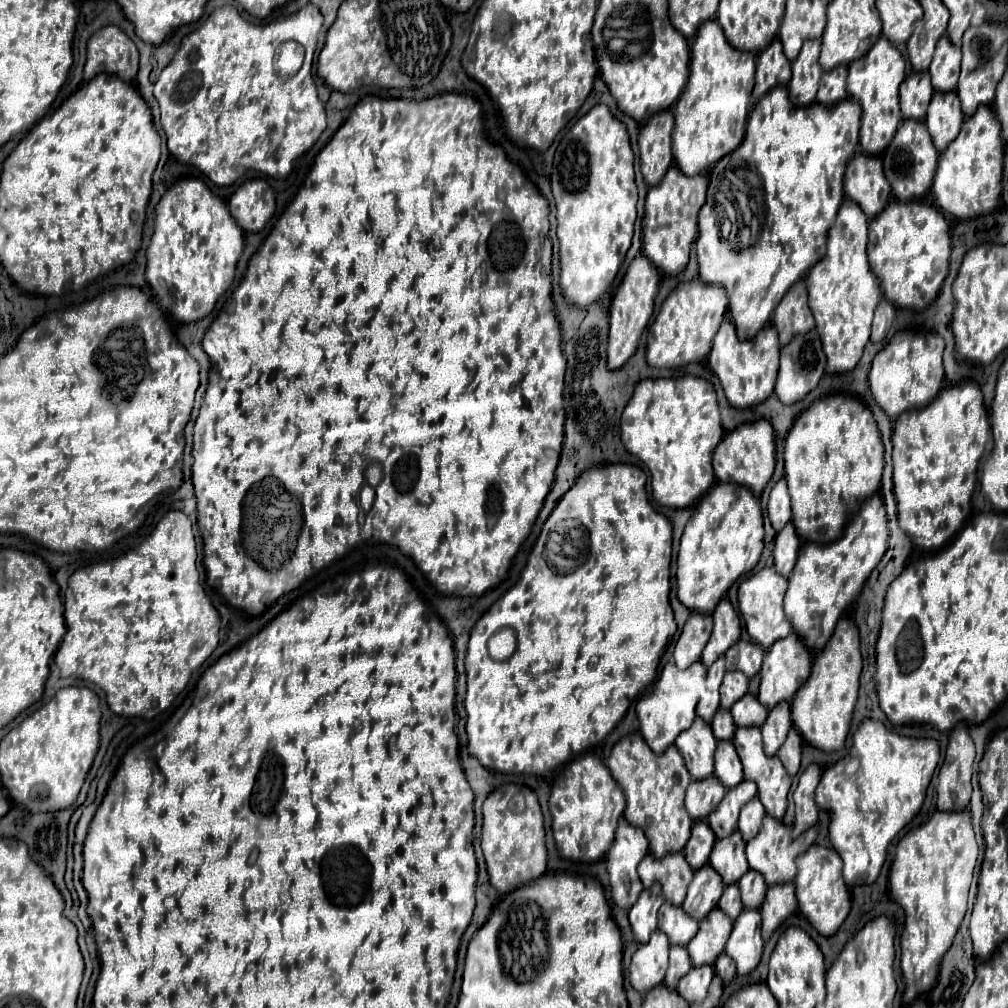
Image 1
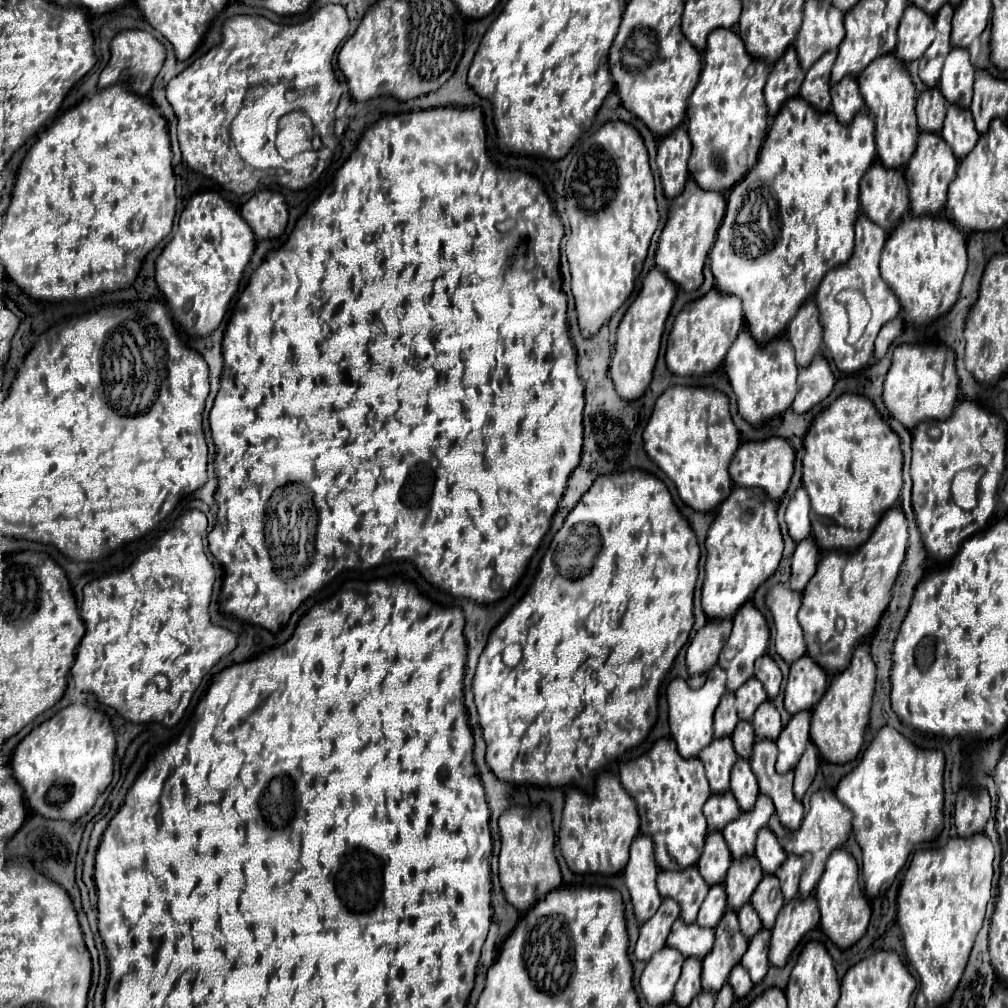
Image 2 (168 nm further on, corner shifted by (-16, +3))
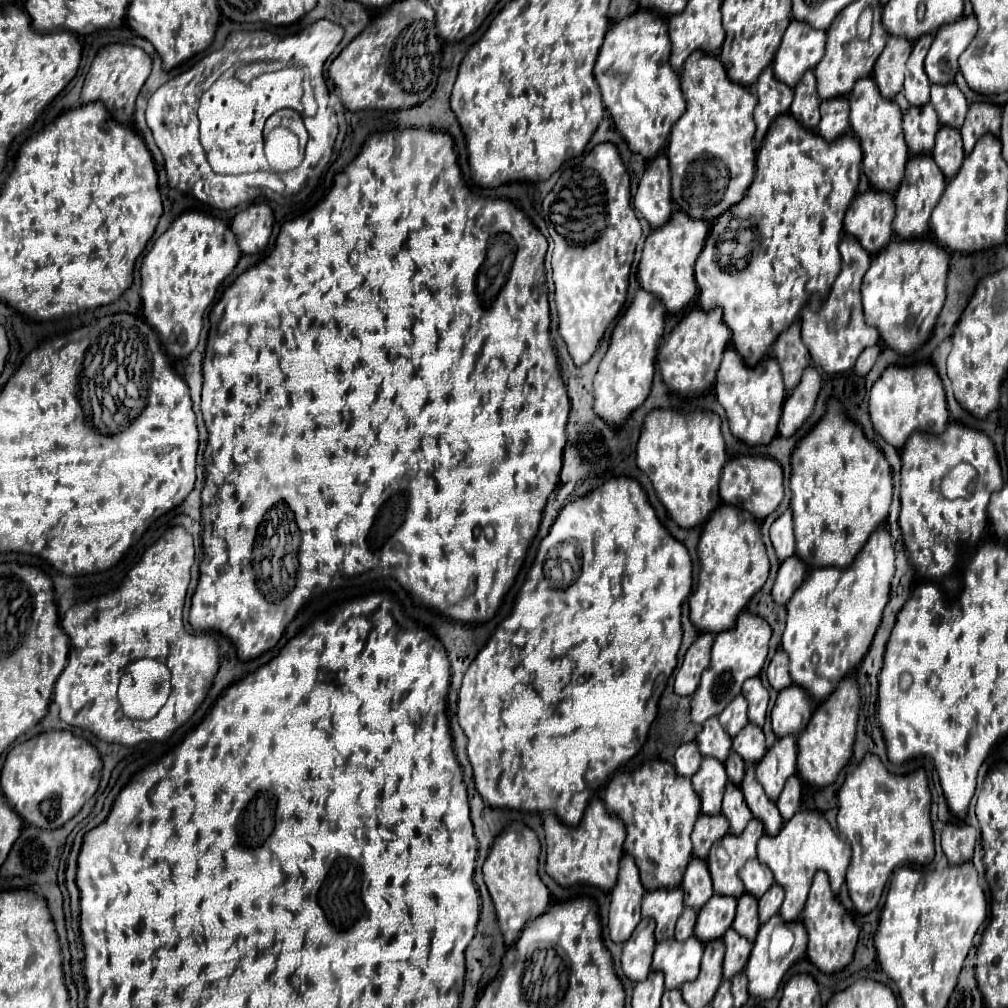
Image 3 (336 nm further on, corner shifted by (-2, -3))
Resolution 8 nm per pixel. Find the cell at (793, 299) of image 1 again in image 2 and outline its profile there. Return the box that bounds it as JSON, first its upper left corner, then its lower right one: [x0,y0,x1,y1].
[786,300,822,366]

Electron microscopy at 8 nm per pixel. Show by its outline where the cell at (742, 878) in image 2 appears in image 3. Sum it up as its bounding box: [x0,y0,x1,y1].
[694,894,736,942]

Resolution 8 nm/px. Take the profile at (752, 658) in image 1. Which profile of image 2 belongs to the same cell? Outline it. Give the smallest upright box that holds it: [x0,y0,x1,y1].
[756,654,782,700]

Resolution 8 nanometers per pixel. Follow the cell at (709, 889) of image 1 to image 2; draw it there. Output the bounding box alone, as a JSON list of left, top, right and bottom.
[696,886,726,928]

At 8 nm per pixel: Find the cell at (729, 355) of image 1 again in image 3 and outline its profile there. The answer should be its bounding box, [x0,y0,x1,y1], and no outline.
[716,348,786,446]

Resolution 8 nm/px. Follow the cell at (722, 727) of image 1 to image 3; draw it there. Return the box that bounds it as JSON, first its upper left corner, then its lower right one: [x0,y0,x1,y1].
[726,750,746,786]

